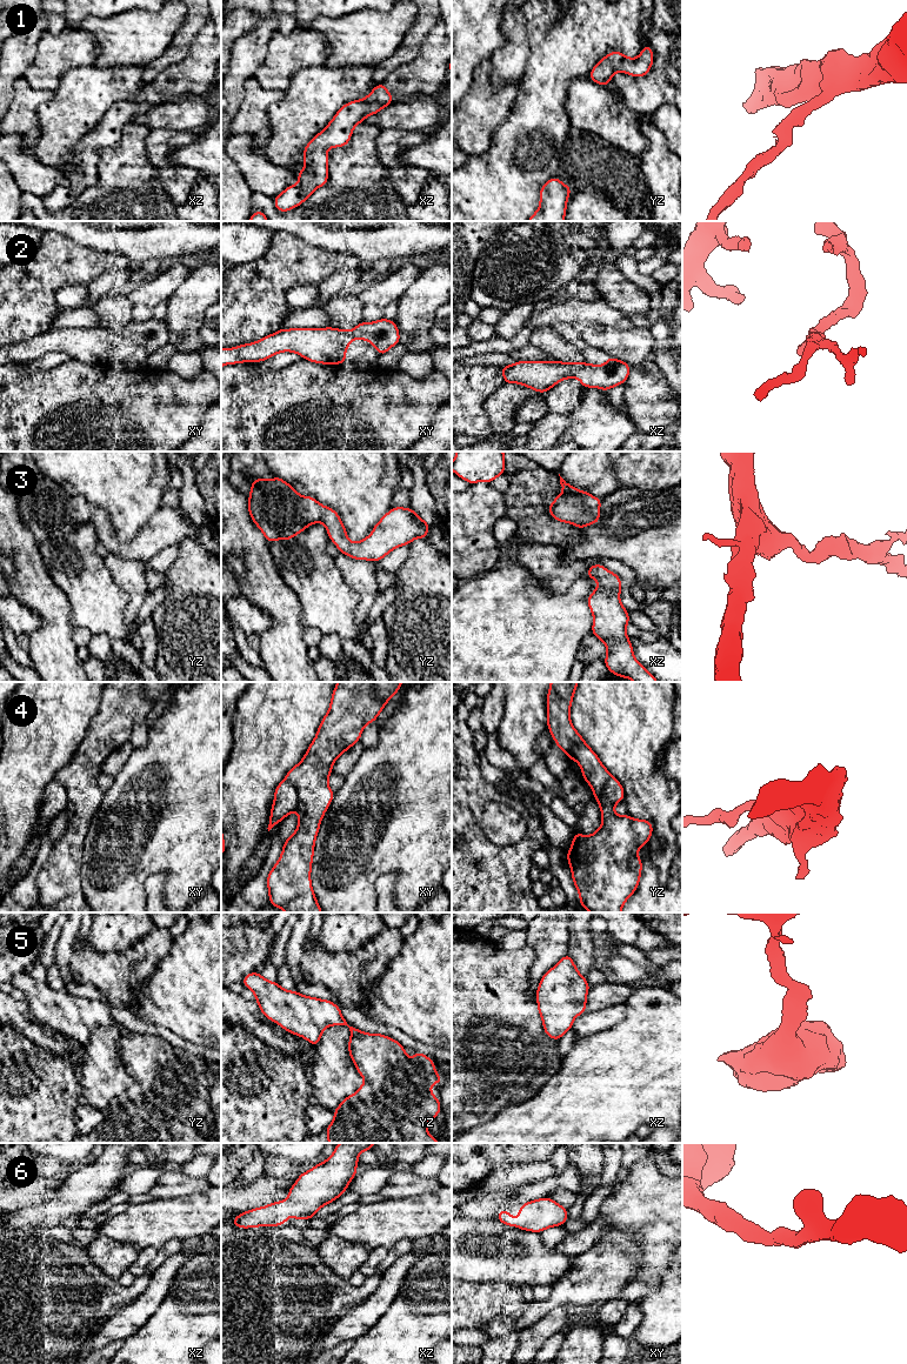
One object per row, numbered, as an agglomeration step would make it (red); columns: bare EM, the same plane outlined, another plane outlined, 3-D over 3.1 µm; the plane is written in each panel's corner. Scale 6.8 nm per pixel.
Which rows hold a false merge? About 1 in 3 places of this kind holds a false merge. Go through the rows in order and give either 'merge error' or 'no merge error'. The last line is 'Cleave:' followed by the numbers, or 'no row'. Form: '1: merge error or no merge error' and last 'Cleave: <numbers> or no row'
1: no merge error
2: no merge error
3: no merge error
4: merge error
5: no merge error
6: no merge error
Cleave: 4

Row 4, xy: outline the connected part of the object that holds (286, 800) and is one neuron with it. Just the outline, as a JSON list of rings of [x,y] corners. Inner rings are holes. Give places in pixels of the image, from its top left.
[[[281,781],[274,793],[274,802],[271,809],[268,831],[280,823],[288,814],[296,809],[299,796],[296,788],[288,781]]]

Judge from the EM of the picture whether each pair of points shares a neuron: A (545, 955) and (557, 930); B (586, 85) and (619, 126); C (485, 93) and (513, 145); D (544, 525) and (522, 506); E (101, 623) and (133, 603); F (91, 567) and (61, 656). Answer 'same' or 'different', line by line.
A: same
B: same
C: different
D: same
E: different
F: different

